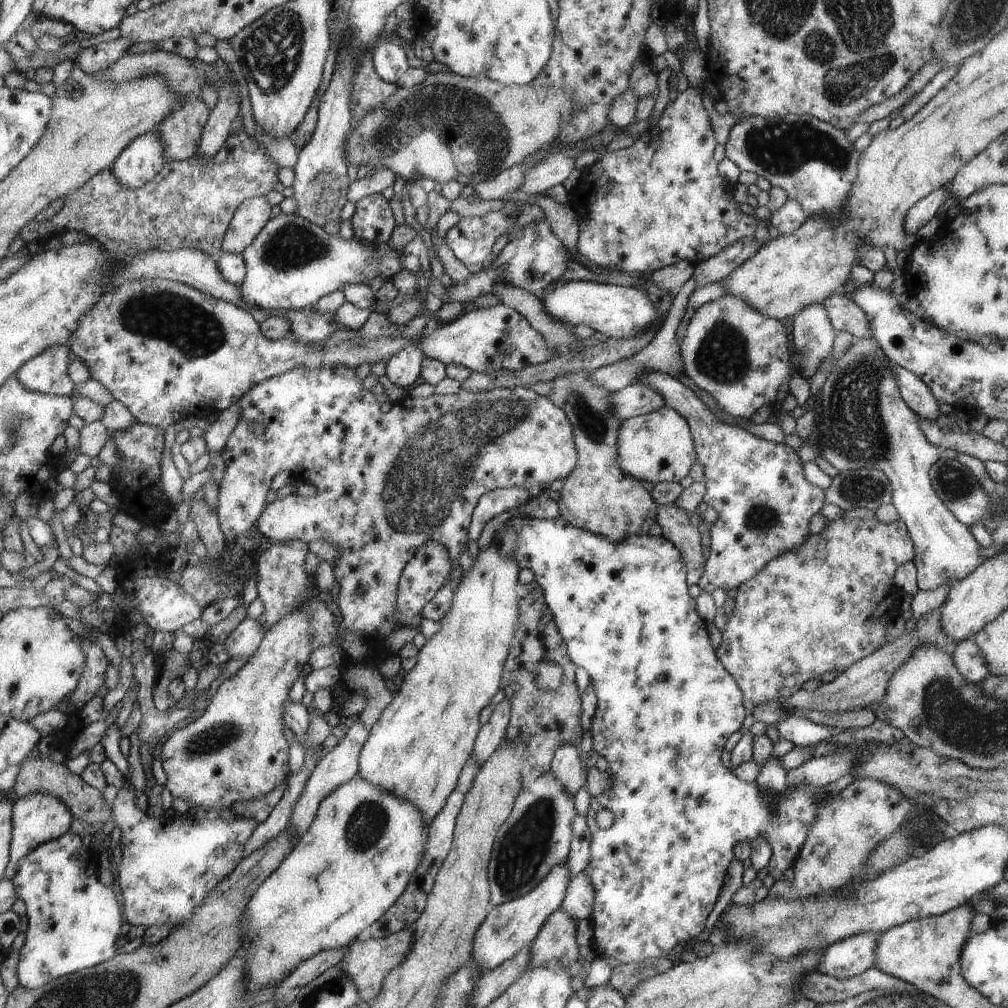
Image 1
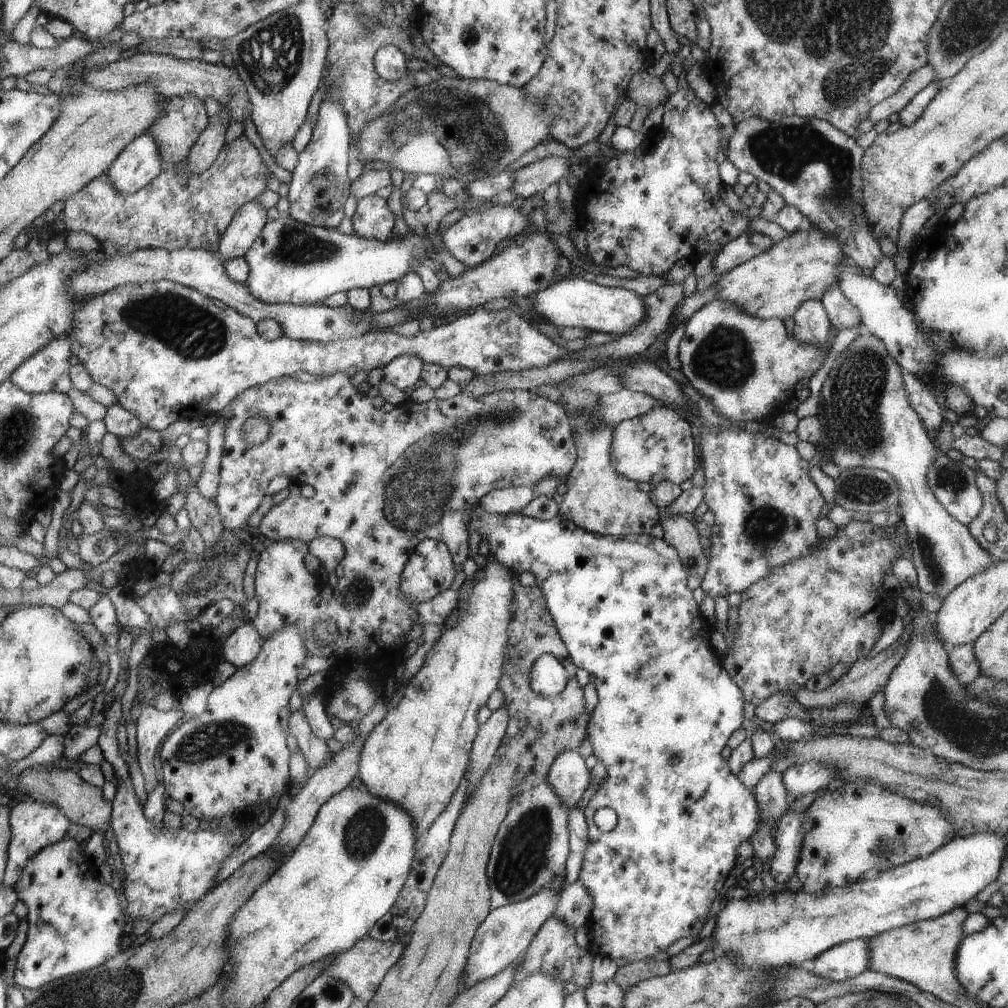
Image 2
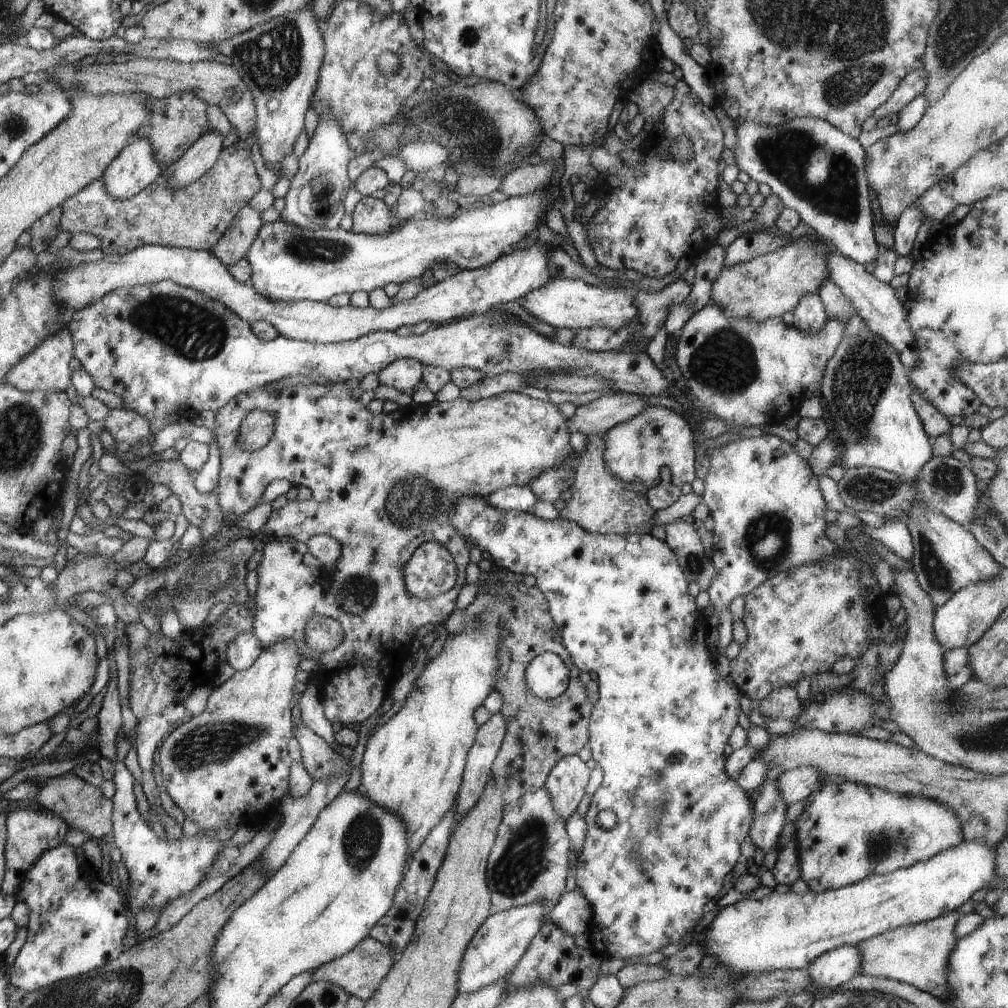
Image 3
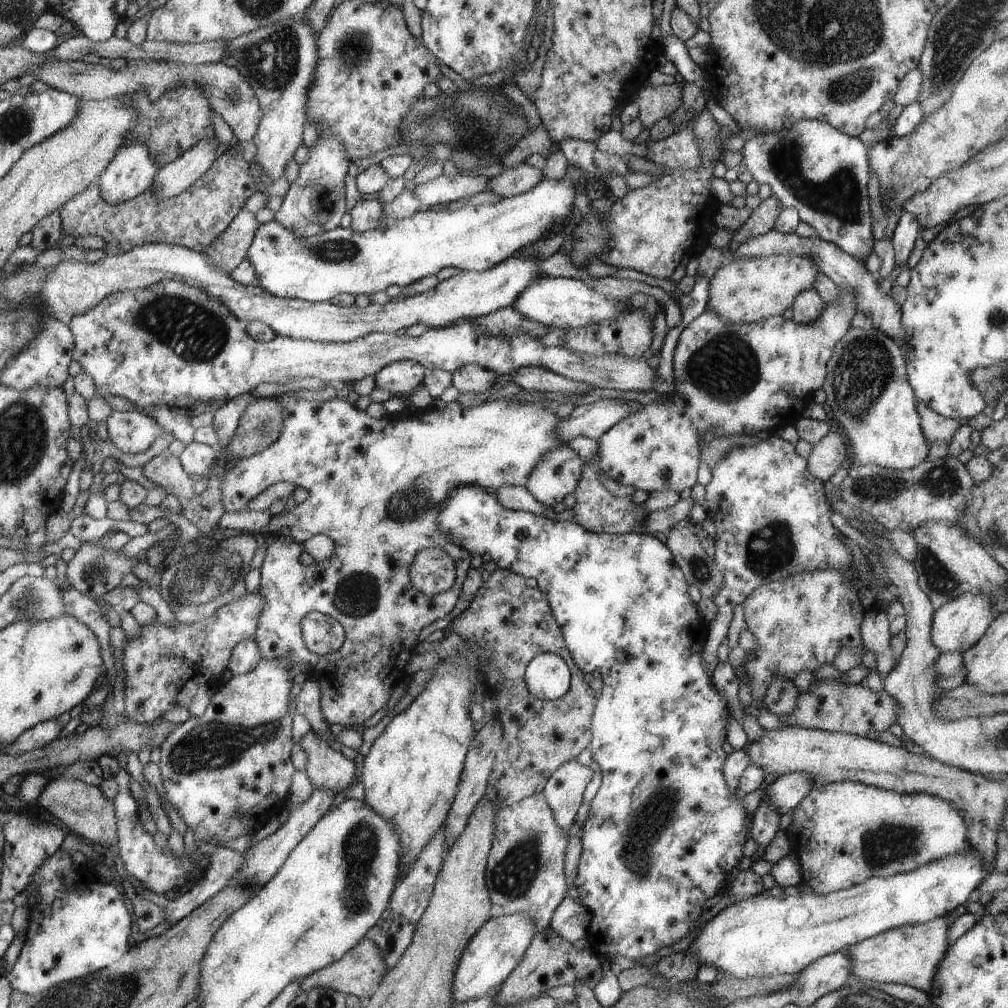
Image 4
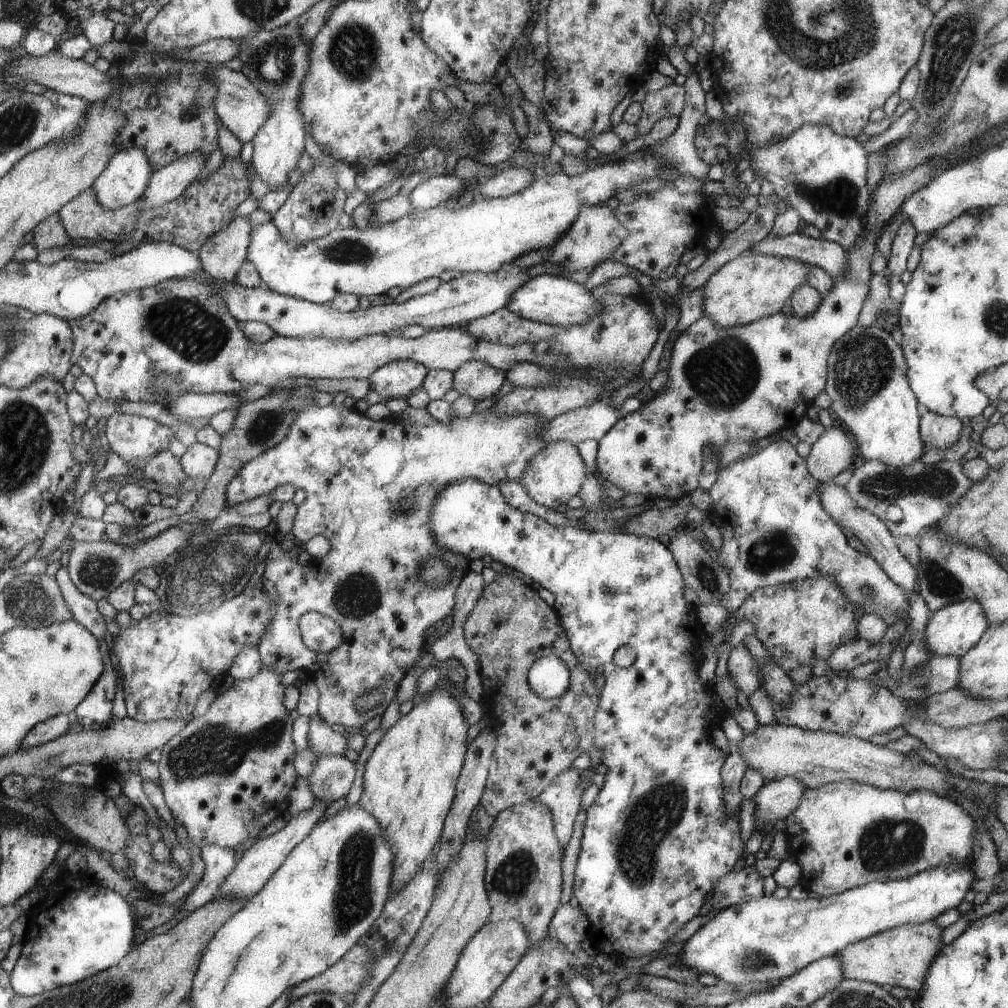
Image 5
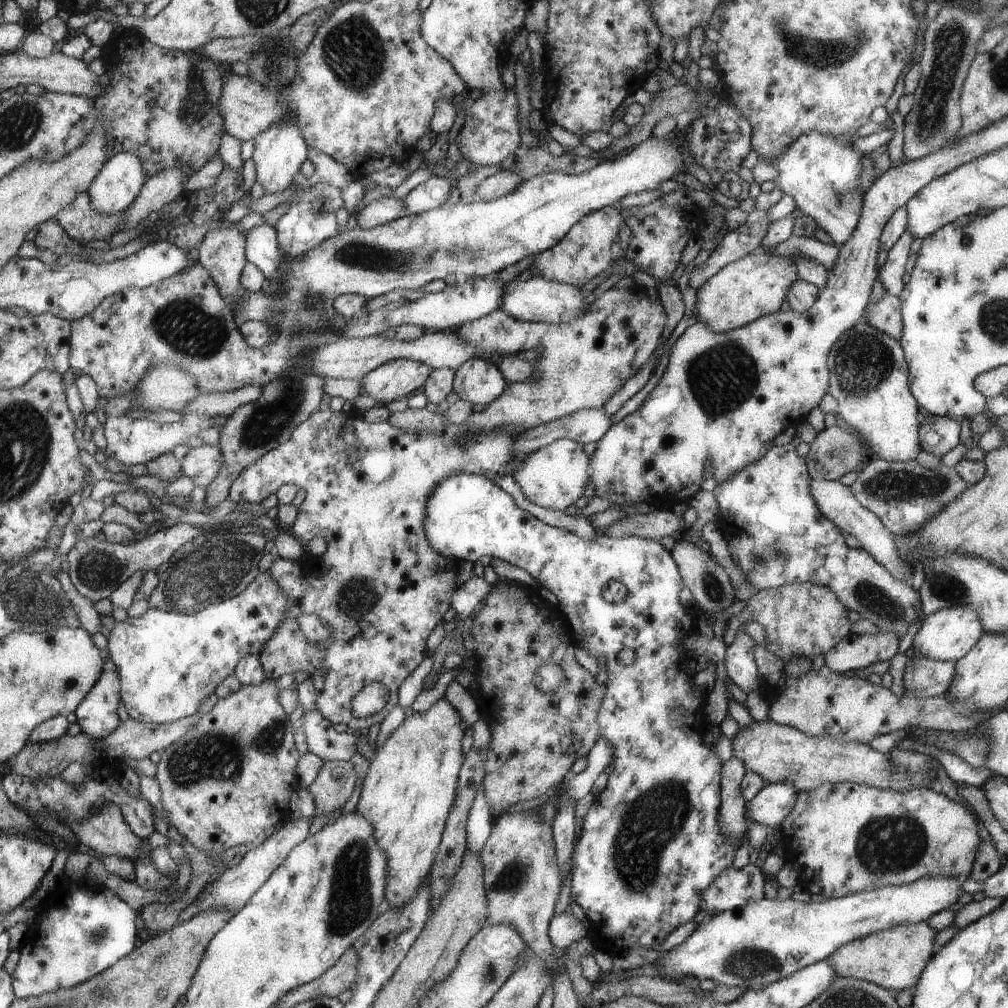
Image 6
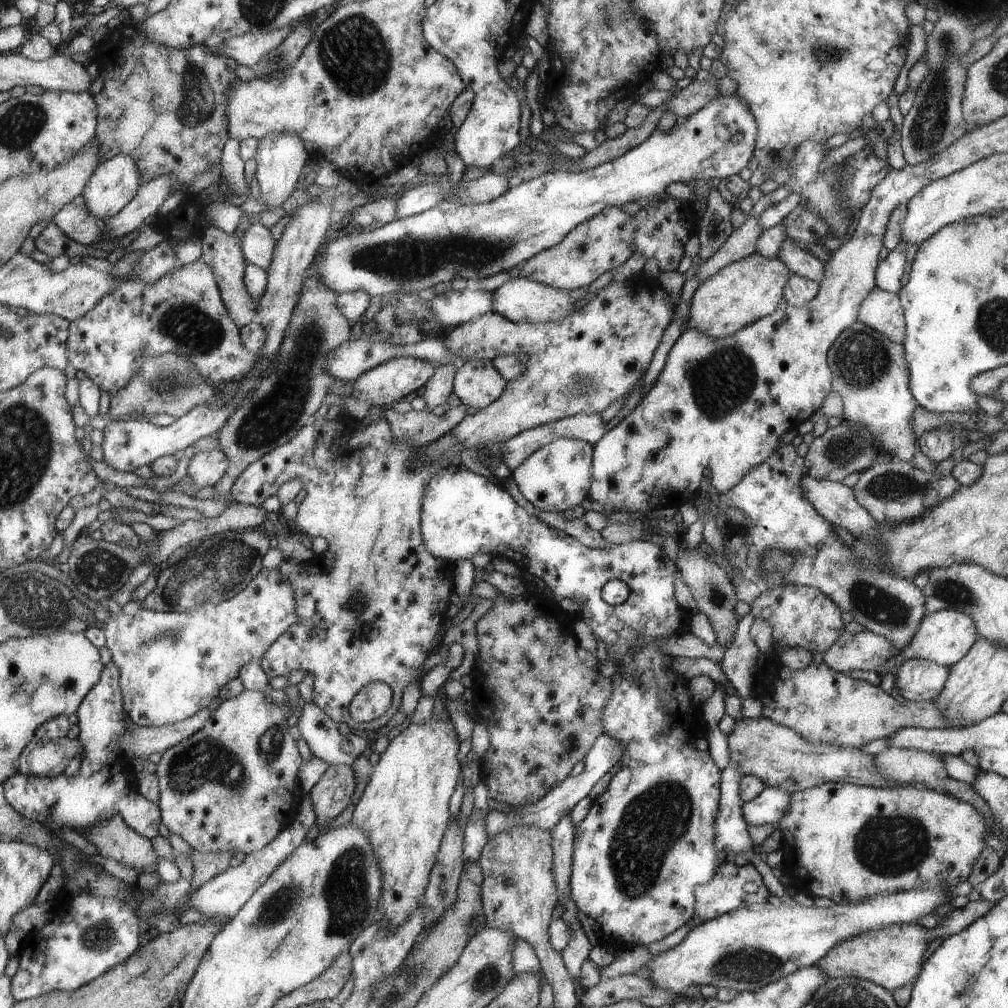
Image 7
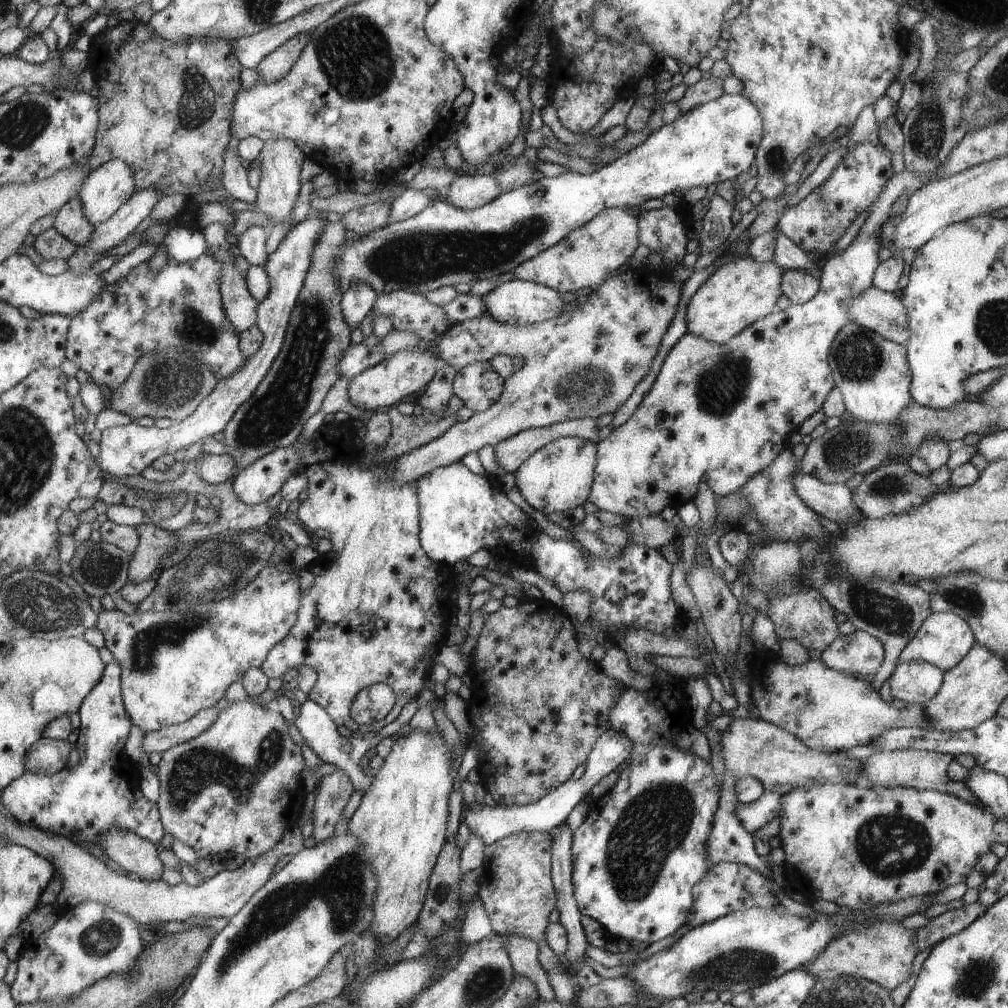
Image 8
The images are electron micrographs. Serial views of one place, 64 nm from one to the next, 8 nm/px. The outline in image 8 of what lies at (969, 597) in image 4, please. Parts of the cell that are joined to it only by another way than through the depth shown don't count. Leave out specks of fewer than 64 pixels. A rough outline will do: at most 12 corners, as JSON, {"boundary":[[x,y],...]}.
{"boundary":[[933,613],[901,652],[946,672],[975,645],[970,625]]}

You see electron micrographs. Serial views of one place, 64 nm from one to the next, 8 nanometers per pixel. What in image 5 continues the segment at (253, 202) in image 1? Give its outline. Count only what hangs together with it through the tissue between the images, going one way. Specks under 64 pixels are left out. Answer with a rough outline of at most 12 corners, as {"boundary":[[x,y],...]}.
{"boundary":[[234,217],[197,255],[221,283],[236,283],[254,226]]}

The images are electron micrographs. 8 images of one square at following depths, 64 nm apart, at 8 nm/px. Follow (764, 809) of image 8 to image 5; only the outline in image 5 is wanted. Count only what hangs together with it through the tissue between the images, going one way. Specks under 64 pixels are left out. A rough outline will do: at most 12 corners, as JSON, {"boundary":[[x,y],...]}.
{"boundary":[[794,777],[766,782],[754,797],[758,824],[774,827],[798,806]]}

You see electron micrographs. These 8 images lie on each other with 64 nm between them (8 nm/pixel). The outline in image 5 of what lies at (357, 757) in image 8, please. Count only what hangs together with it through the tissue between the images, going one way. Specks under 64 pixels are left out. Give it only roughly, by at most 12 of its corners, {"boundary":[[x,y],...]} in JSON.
{"boundary":[[322,717],[309,718],[309,748],[346,757],[347,733]]}

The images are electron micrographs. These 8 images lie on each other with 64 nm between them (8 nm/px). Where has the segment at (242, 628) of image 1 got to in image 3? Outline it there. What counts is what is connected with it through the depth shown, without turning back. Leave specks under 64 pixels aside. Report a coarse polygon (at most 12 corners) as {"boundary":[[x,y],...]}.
{"boundary":[[246,631],[227,647],[235,672],[256,662],[263,646],[253,632]]}

